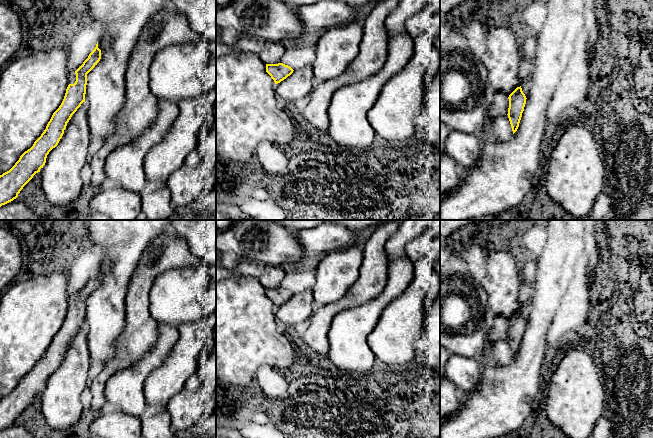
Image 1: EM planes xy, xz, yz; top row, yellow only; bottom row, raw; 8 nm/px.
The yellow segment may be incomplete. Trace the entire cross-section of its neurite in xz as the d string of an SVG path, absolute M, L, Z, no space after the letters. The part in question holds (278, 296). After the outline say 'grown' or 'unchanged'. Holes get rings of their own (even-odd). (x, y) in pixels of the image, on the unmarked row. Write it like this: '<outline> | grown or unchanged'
M240 259L238 264L231 269L233 277L252 277L258 279L266 288L266 296L280 307L293 297L293 293L281 286L286 273L279 267L259 265L255 262Z | grown

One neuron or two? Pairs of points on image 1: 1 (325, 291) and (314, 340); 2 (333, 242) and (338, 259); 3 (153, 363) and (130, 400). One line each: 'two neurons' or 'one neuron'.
1: two neurons
2: two neurons
3: one neuron

